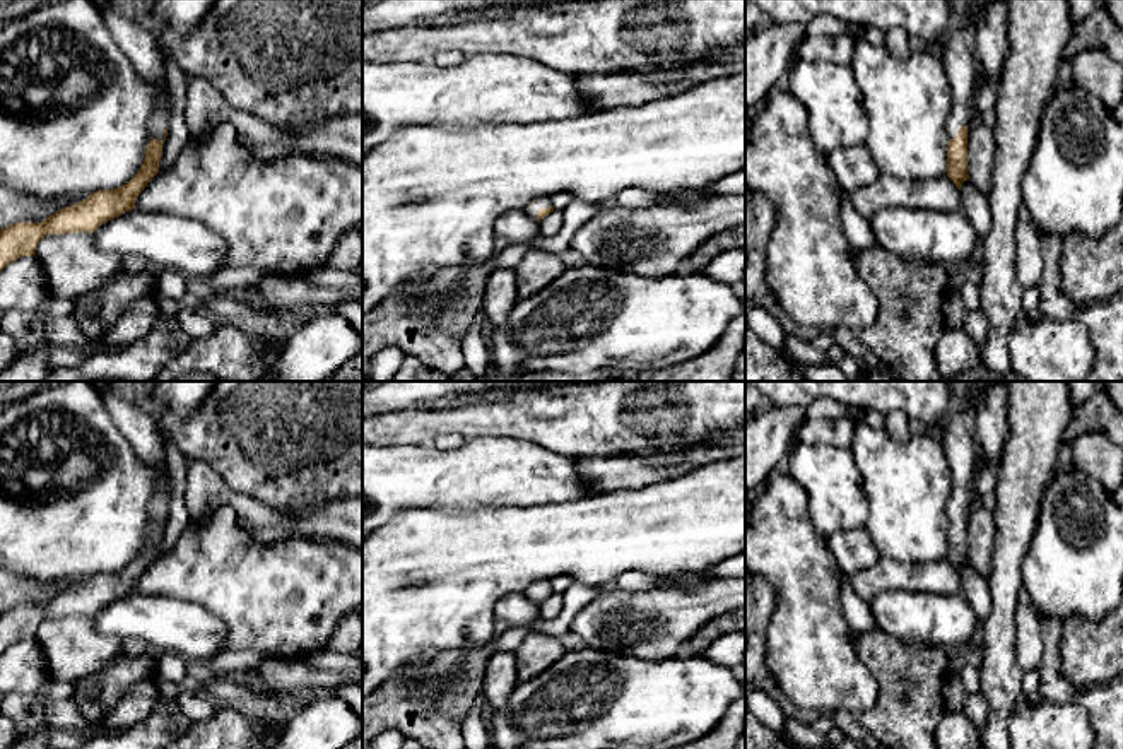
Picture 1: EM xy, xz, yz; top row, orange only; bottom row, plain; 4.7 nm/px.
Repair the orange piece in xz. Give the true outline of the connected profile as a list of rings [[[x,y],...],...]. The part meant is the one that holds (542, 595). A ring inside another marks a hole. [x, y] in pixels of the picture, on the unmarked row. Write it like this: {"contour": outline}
{"contour": [[[540,581],[540,583],[533,583],[526,592],[525,597],[535,604],[544,602],[545,599],[549,599],[550,595],[554,595],[554,590],[550,588],[549,581]]]}

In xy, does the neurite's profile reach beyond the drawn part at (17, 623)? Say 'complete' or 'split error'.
split error

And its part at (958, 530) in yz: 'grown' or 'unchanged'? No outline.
grown

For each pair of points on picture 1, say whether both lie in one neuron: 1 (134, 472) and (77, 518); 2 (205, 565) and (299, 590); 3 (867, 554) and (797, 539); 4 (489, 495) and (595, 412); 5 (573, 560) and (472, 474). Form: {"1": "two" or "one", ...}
{"1": "one", "2": "one", "3": "two", "4": "two", "5": "two"}

